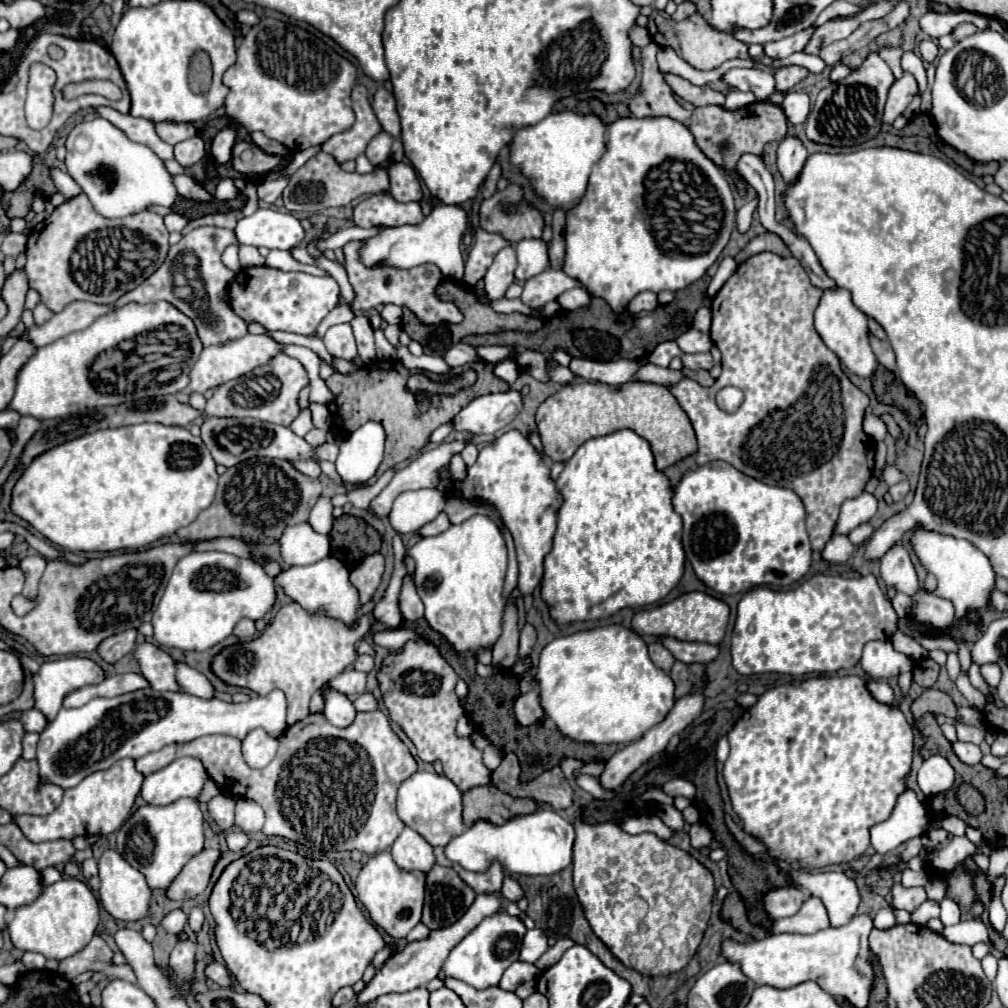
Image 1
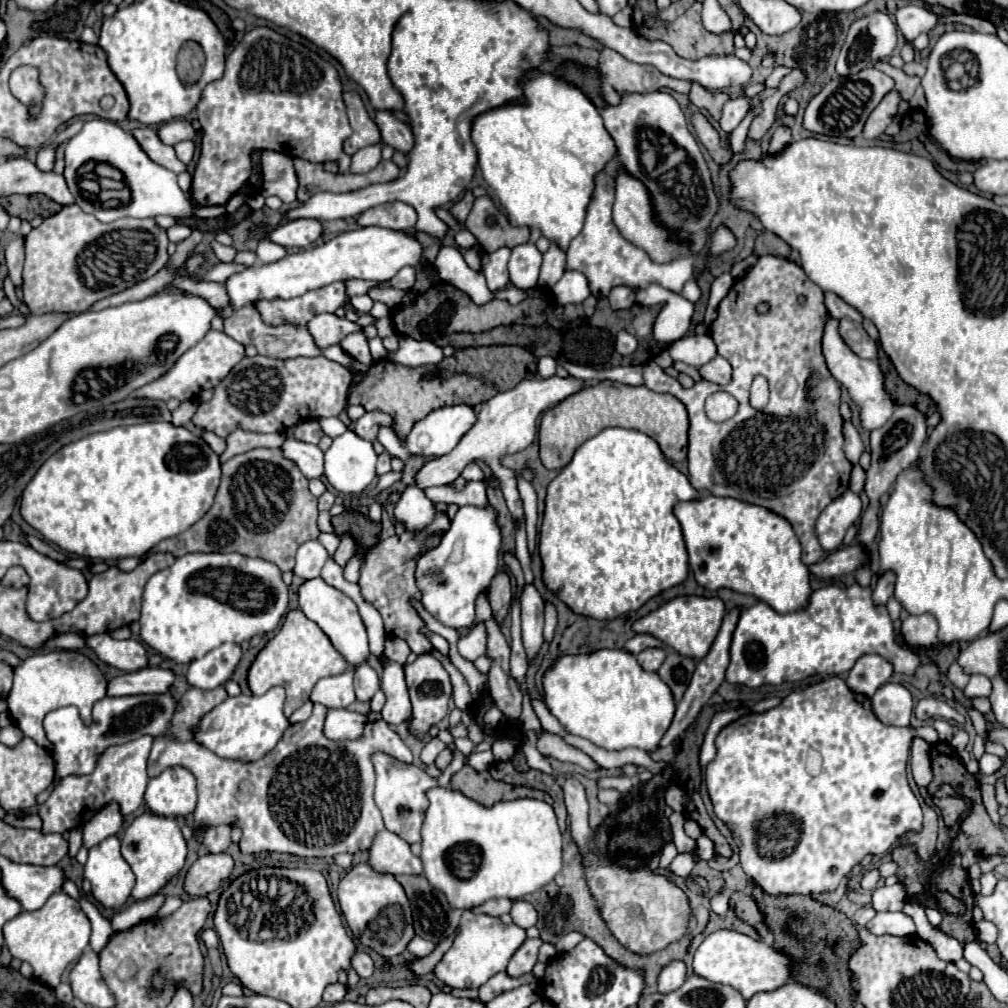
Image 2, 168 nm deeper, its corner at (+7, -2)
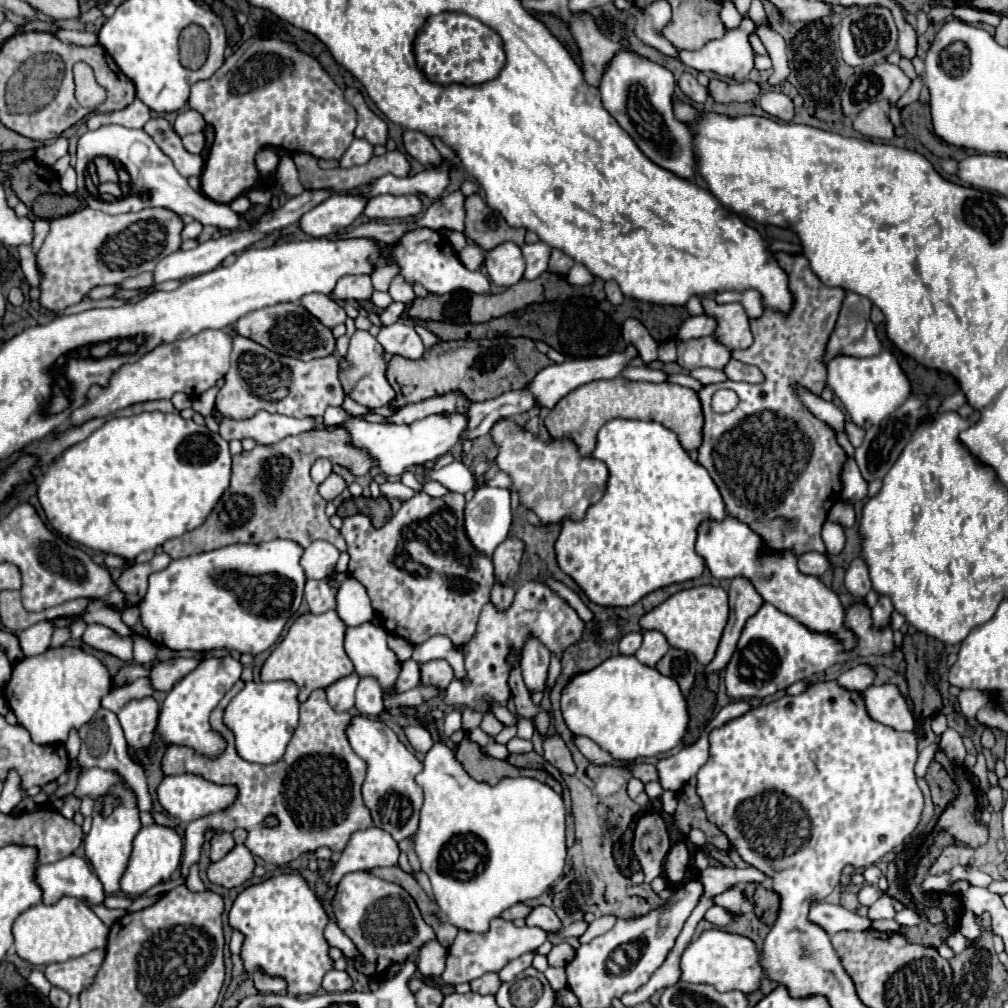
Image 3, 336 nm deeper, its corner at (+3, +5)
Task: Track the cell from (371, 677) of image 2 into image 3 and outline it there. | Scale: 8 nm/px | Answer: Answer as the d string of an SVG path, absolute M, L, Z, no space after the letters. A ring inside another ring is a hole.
M363 676L357 686L357 710L365 716L377 716L383 712L383 688L373 676Z

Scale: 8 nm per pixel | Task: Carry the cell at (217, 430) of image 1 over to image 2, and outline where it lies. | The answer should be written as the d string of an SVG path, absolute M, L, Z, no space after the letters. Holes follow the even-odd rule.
M285 439L281 449L287 459L293 459L297 463L307 479L319 479L323 475L323 451L317 445Z

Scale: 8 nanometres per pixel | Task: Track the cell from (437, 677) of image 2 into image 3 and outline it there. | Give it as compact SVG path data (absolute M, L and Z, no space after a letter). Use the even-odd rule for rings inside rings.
M429 660L419 666L421 668L421 684L423 686L435 686L439 690L445 690L451 680L455 678L453 668L447 660Z

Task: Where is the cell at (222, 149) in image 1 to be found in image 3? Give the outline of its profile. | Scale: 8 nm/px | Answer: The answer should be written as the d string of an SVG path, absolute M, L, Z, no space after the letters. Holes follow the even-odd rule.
M281 38L243 42L209 80L191 88L189 106L215 130L215 142L201 174L201 192L221 204L243 196L257 182L255 154L265 146L341 160L353 142L355 108L345 102L343 90L313 56Z

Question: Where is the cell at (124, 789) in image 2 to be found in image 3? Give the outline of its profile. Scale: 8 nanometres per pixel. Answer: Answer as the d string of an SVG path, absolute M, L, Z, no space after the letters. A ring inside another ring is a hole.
M153 698L131 700L131 704L123 706L123 710L117 716L125 732L127 746L133 752L133 760L141 762L147 754L147 748L153 742L153 732L157 728L159 718L157 702Z

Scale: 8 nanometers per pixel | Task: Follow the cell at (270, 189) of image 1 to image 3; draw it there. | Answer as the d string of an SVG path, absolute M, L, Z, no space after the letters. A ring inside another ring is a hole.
M279 150L279 166L275 170L275 178L283 186L283 192L287 196L299 196L305 190L301 180L299 180L297 166L295 166L291 154L285 150Z

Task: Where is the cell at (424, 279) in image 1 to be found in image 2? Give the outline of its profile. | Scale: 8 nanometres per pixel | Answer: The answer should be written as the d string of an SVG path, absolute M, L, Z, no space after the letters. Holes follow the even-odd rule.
M377 287L377 289L373 289L373 291L369 293L369 297L371 297L371 299L385 303L389 309L397 307L397 305L401 303L403 295L405 295L405 291L399 291L399 289L379 289L379 287Z

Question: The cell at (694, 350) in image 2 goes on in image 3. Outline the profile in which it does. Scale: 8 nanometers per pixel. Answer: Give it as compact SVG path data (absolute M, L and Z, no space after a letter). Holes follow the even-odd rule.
M717 336L679 340L677 354L679 354L677 364L687 370L693 370L699 366L709 366L709 368L721 370L731 358L731 352L727 350L727 346L723 346L717 340Z

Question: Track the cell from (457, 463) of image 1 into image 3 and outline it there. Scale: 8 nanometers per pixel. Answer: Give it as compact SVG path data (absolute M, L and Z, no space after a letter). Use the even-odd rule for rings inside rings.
M483 486L465 506L465 534L479 556L493 556L511 528L509 492Z

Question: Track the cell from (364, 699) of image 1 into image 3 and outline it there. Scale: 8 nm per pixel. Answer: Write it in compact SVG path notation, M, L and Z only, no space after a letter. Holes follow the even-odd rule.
M407 660L401 668L401 674L397 678L397 682L393 684L391 690L385 690L383 696L389 696L391 692L405 692L405 690L411 690L419 684L419 664L415 660Z

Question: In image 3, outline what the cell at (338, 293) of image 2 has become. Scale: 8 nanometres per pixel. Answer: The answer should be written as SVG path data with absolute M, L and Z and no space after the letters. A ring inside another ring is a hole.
M343 276L337 286L327 294L331 300L369 300L373 292L369 276Z

